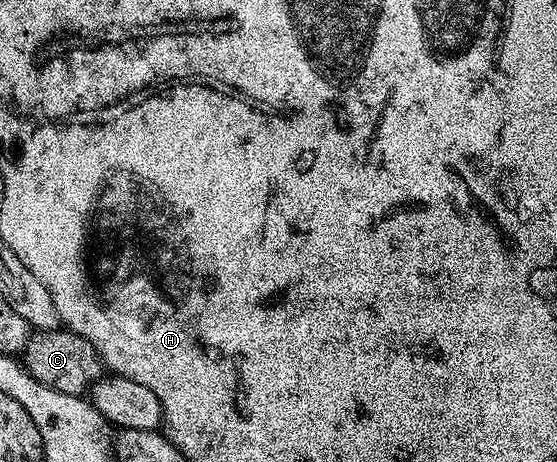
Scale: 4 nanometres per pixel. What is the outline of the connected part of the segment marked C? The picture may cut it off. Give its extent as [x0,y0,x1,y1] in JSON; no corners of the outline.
[21,328,105,395]

